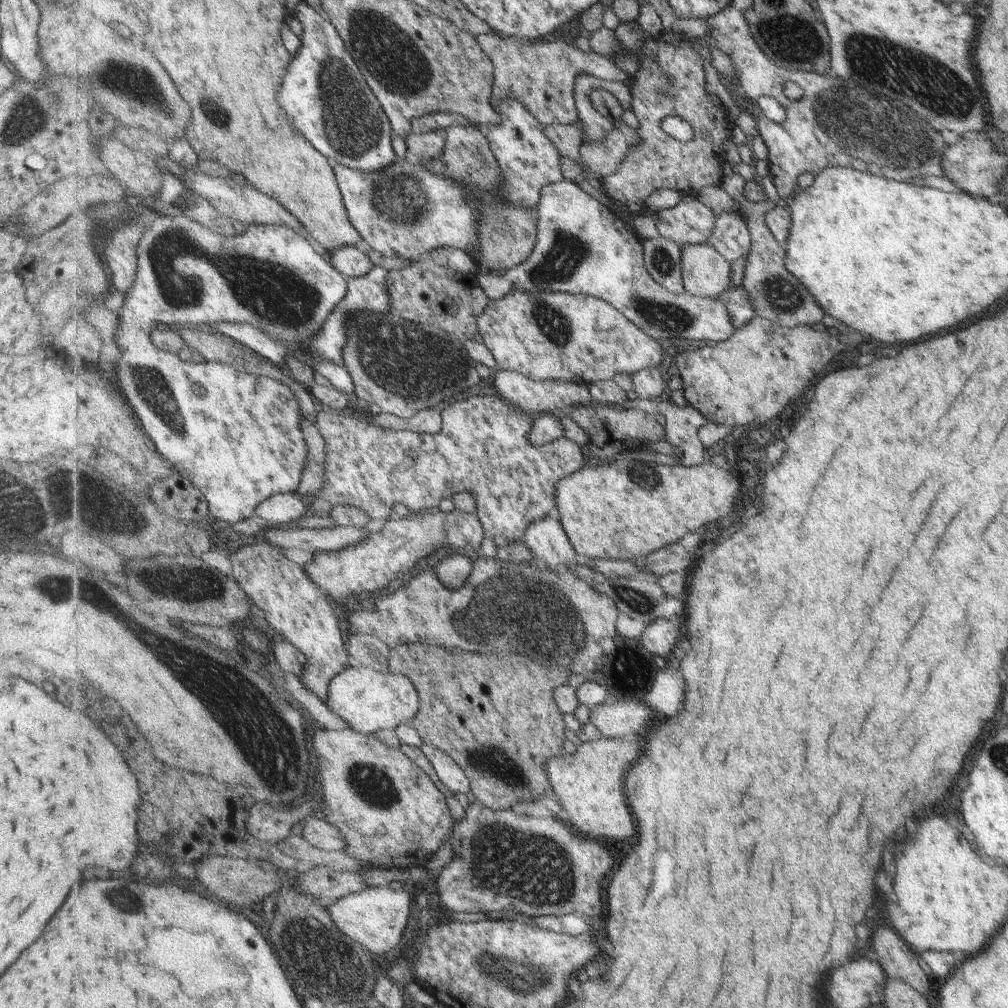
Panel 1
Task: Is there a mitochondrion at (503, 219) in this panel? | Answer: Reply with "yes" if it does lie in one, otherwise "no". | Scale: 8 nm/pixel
yes

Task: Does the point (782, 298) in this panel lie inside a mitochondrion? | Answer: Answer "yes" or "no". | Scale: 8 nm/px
yes

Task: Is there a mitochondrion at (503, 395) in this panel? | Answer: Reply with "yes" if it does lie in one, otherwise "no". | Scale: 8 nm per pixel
no

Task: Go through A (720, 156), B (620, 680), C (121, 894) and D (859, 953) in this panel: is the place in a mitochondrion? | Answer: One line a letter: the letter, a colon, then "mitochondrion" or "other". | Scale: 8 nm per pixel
A: other
B: other
C: mitochondrion
D: other

